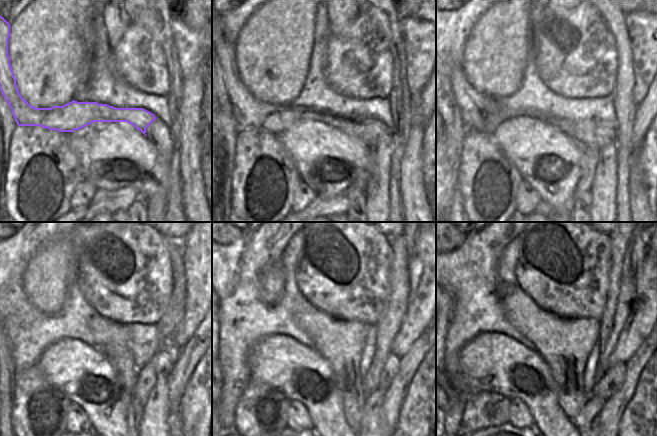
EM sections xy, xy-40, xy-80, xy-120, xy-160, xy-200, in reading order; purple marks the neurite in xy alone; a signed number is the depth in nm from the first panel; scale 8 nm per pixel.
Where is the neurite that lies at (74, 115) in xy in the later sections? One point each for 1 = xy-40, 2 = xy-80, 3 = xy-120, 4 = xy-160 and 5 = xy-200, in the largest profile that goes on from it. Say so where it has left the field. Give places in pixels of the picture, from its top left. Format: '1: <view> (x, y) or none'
1: xy-40 (250, 112)
2: xy-80 (477, 110)
3: xy-120 (164, 360)
4: xy-160 (392, 363)
5: xy-200 (611, 381)

